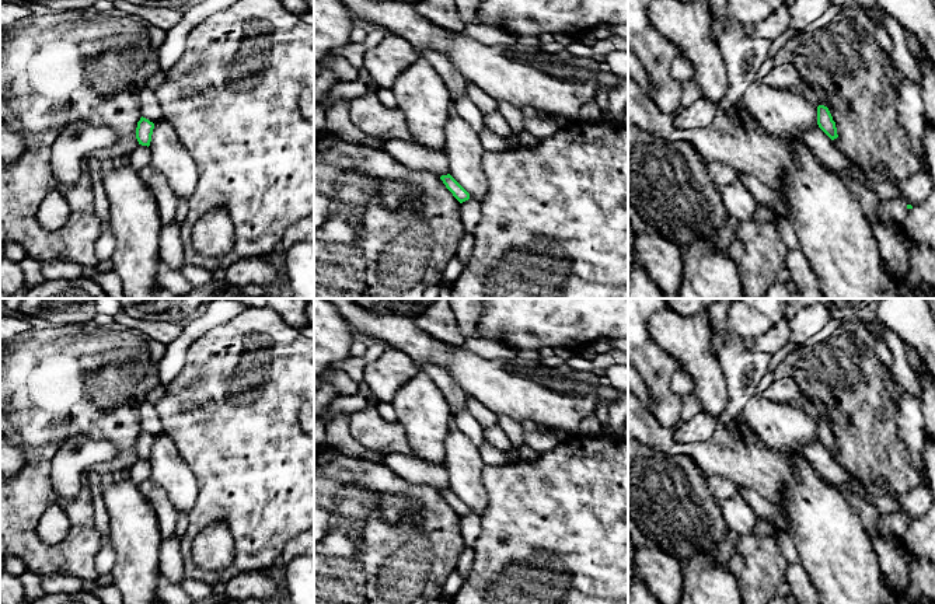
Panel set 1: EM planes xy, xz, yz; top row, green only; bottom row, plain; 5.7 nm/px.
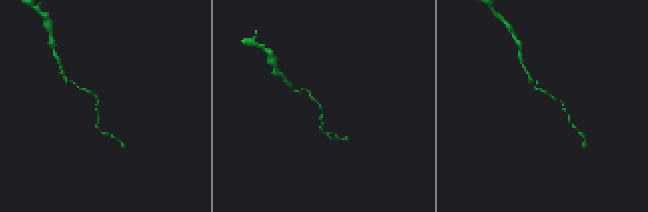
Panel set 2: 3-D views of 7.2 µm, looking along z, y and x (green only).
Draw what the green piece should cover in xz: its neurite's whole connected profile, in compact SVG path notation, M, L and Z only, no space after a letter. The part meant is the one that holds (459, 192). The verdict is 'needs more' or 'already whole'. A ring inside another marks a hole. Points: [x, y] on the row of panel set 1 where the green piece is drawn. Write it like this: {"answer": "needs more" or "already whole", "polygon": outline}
{"answer": "already whole", "polygon": "M450 174L442 175L440 179L460 203L470 199L470 193Z"}

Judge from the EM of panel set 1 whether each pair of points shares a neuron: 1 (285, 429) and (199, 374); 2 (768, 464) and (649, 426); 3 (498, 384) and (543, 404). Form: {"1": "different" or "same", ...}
{"1": "same", "2": "same", "3": "same"}

